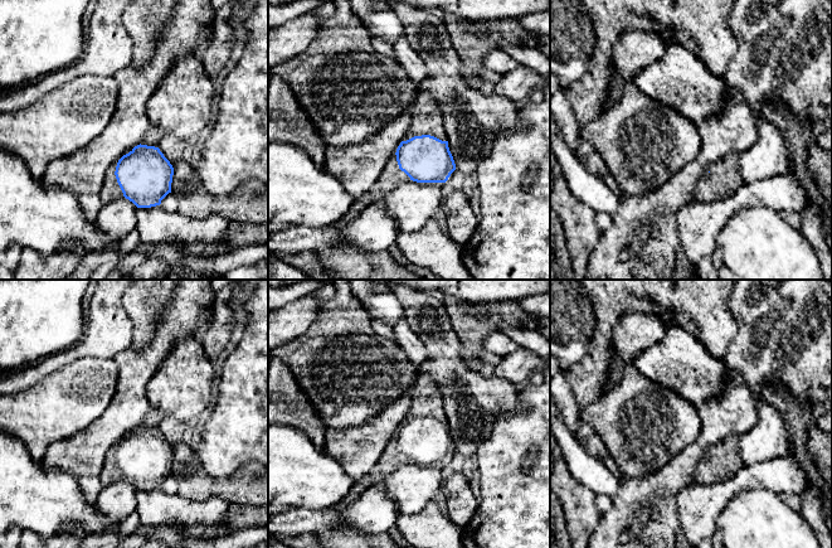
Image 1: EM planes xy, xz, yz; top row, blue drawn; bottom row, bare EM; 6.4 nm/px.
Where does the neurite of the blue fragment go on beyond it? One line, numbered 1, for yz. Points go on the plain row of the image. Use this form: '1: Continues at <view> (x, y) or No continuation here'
1: No continuation here

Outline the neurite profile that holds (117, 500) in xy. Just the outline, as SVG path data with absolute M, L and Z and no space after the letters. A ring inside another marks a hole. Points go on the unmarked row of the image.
M126 480L103 486L96 500L96 508L110 519L110 525L93 535L118 530L120 524L136 510L136 491L137 489Z

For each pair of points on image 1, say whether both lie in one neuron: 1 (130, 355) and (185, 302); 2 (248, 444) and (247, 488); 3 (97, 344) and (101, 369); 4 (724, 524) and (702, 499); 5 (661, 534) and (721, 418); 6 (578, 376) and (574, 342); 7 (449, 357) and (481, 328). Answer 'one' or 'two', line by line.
1: one
2: two
3: two
4: two
5: one
6: two
7: two

